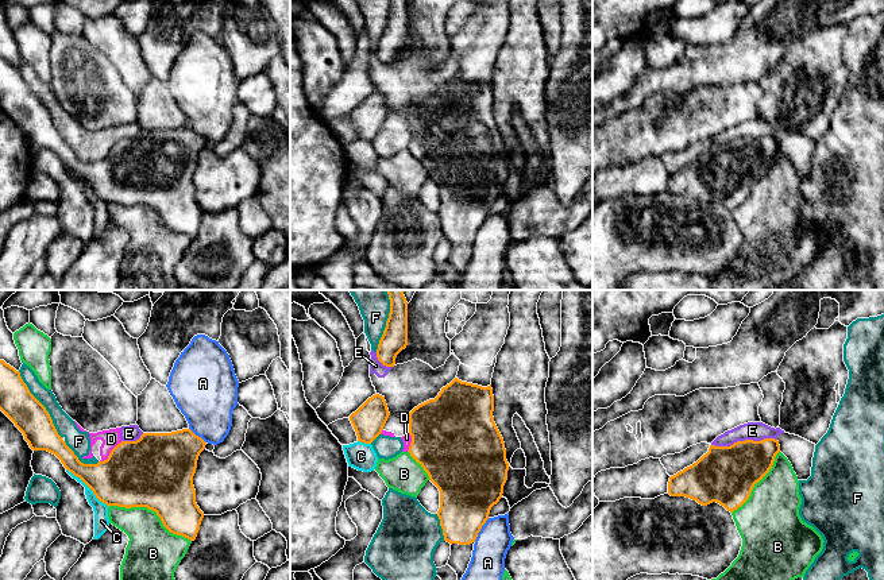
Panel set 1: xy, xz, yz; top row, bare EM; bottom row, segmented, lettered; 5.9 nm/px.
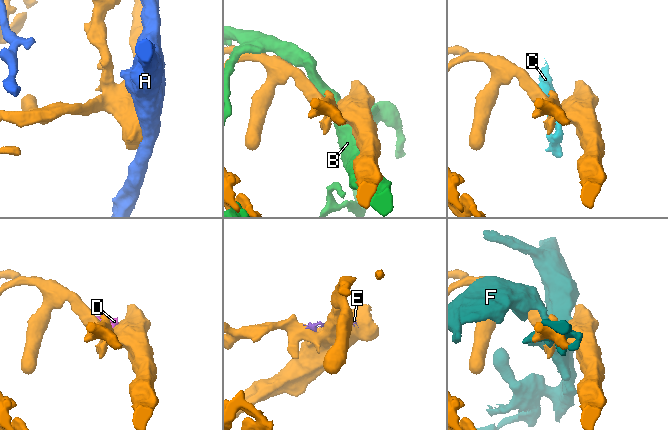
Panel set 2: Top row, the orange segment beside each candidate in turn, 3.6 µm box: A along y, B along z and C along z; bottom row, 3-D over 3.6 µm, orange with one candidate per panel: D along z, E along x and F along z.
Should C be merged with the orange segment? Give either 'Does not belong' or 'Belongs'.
Does not belong

